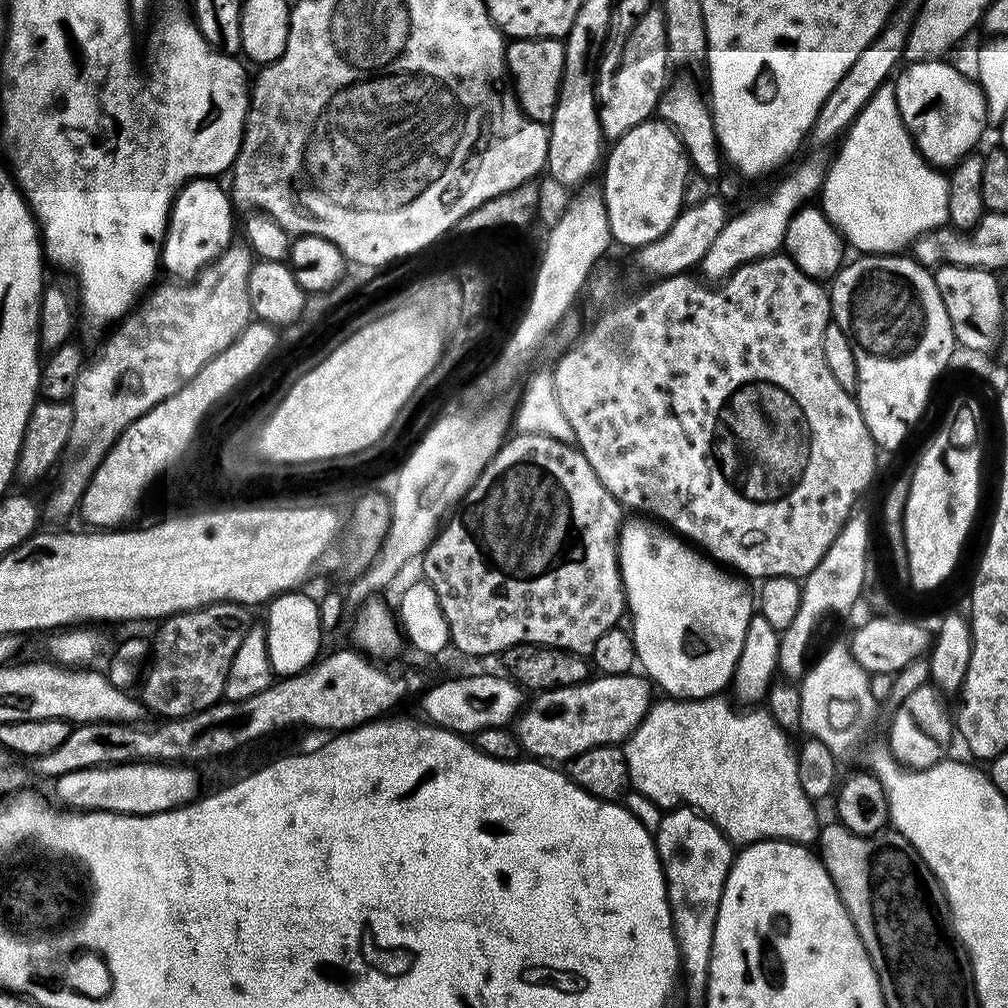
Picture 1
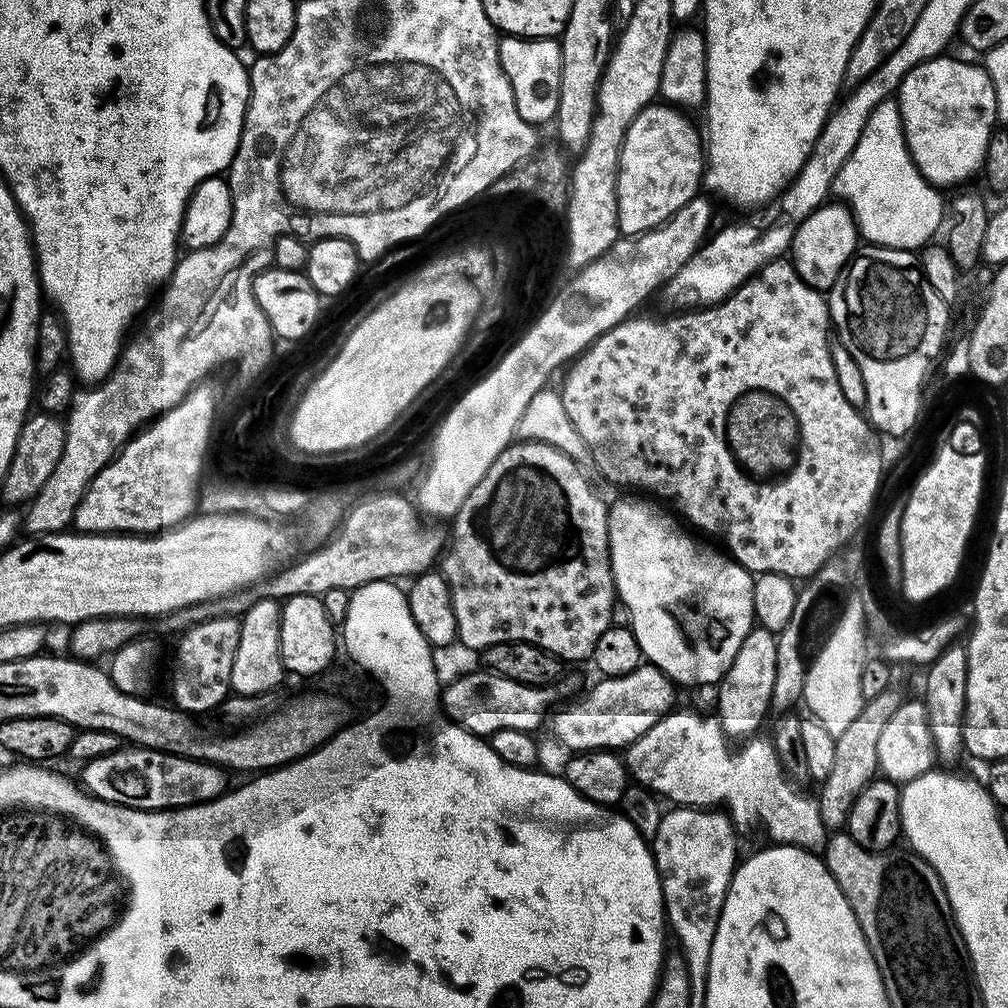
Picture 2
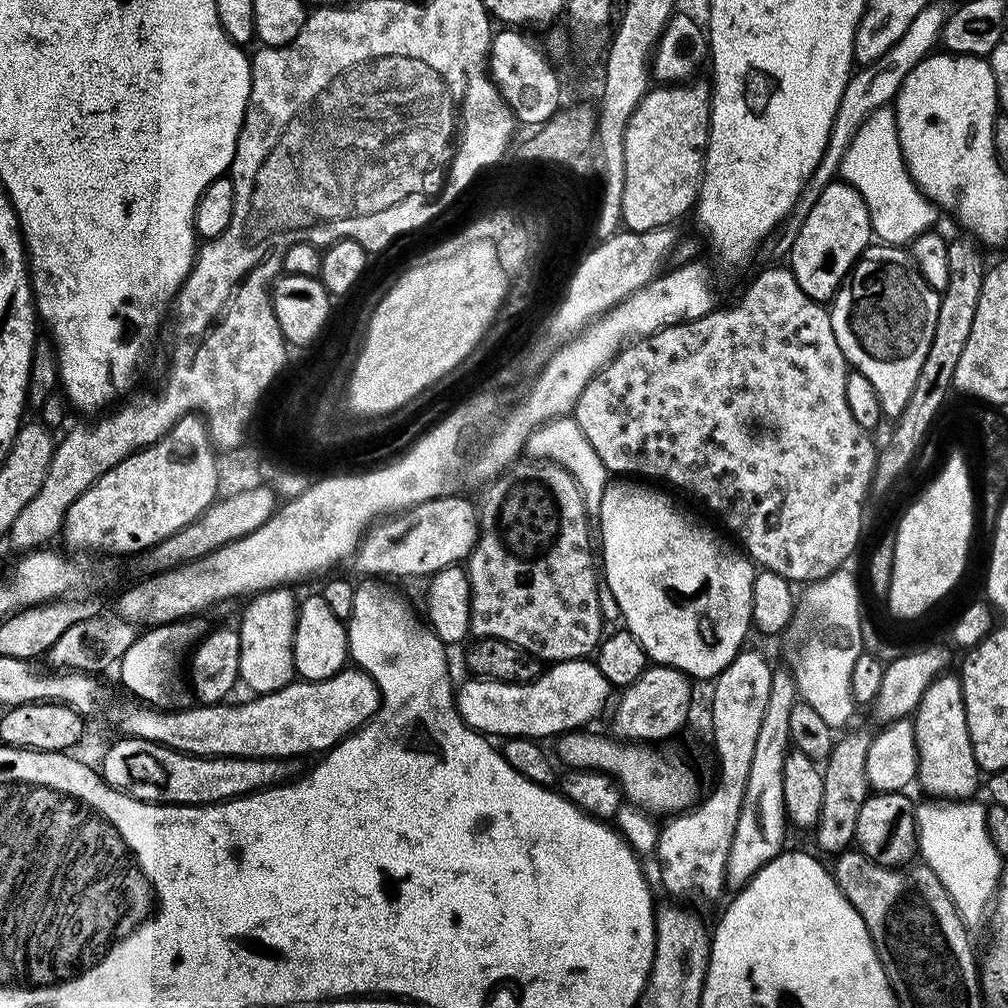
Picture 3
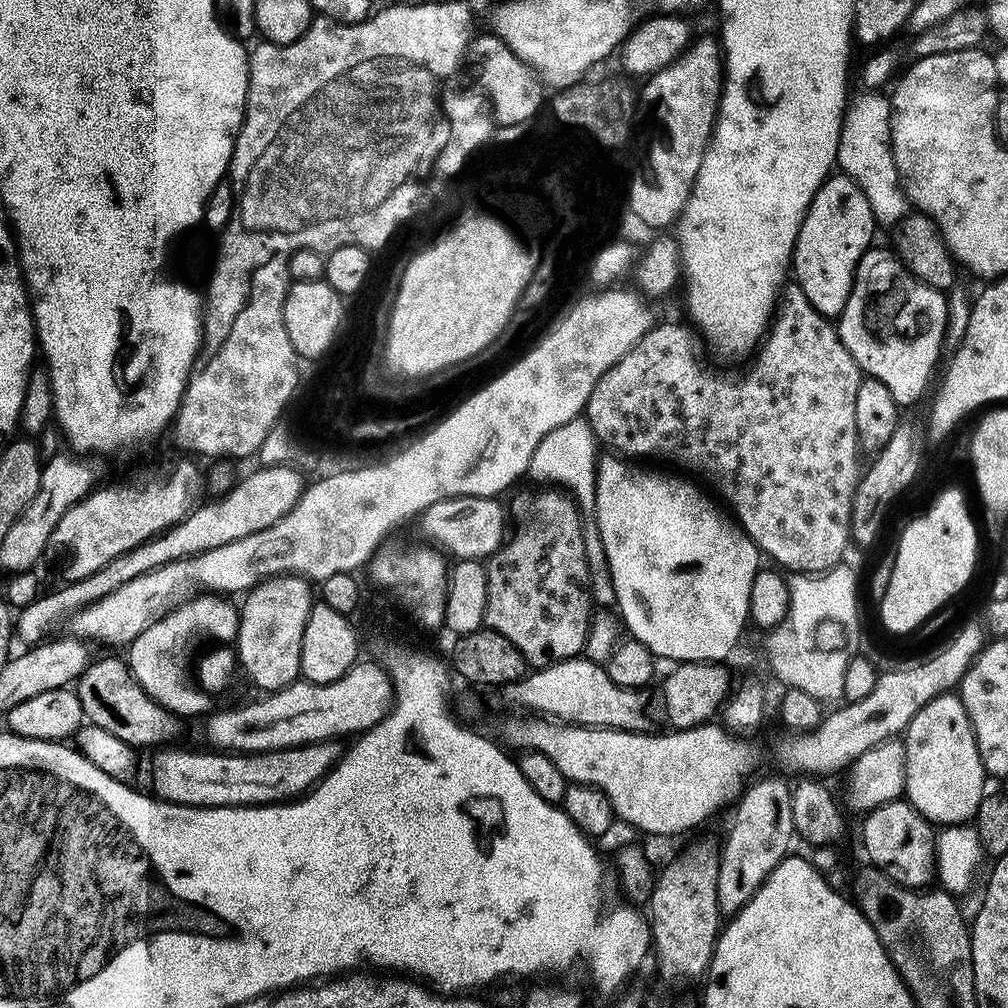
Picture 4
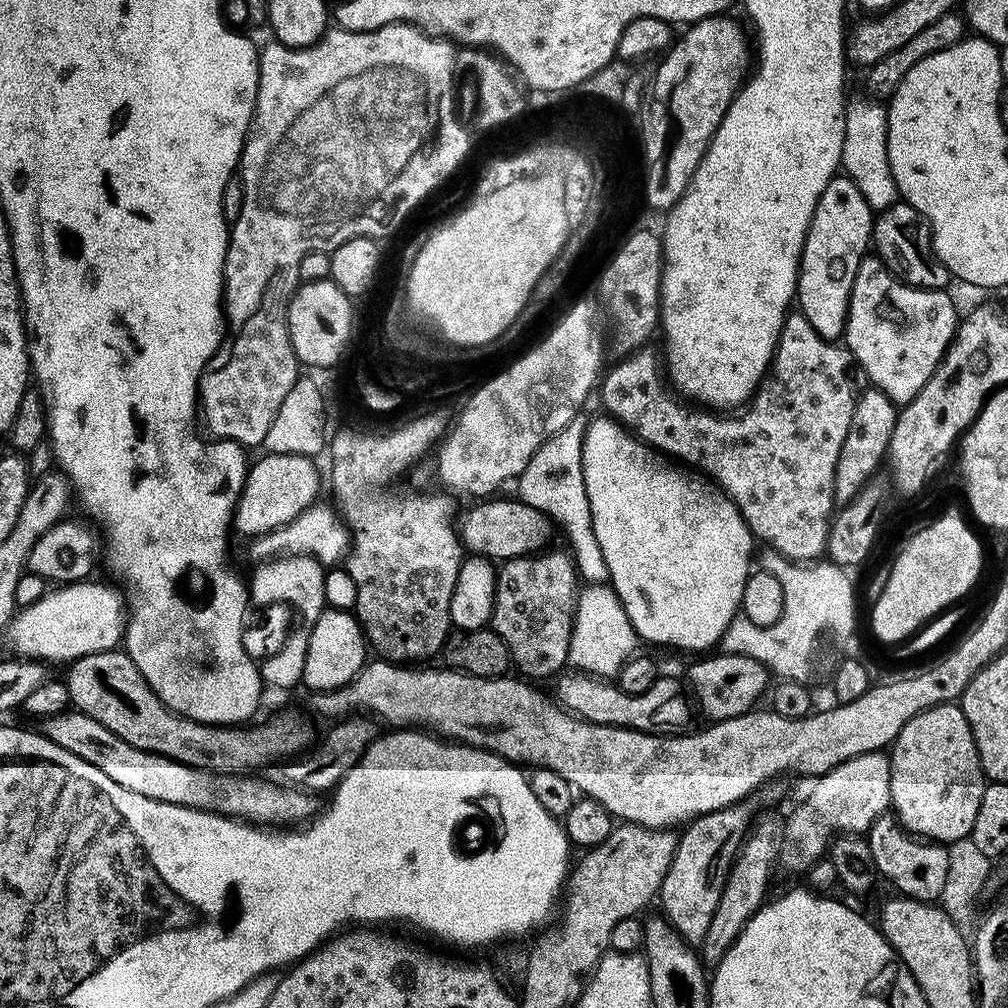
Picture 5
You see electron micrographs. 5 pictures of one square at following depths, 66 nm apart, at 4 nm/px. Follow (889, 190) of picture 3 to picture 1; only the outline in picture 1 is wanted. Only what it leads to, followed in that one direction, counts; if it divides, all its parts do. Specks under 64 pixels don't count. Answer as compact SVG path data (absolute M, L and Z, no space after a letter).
M895 83L882 85L872 95L870 102L866 102L866 106L857 114L851 128L843 134L839 144L836 157L833 155L828 165L828 174L824 177L824 187L820 190L818 204L841 237L851 247L853 244L857 248L857 253L896 254L907 249L922 234L943 228L949 223L949 177L941 169L932 167L916 148L898 110Z

